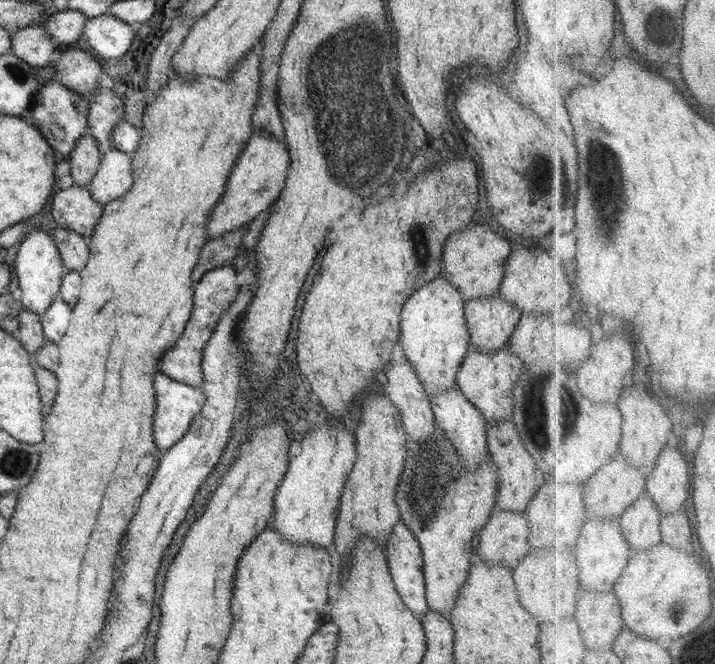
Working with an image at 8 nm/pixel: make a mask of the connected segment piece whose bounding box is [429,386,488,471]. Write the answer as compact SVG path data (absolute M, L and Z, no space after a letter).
M458 386L440 389L440 392L430 395L429 399L436 428L441 430L445 440L450 441L456 447L458 455L464 461L464 469L476 471L480 462L488 457L486 417L469 402Z

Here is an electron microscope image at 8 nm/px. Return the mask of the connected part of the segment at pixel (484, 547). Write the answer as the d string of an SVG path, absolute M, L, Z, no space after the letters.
M494 509L488 522L477 532L479 544L475 560L514 569L531 550L528 534L525 511Z

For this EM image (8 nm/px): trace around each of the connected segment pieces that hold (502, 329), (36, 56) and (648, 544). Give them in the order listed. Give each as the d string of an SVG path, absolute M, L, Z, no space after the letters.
M500 294L475 298L464 305L470 345L480 351L496 352L508 345L519 324L520 310Z
M44 25L18 28L18 31L14 35L11 35L11 52L35 68L52 64L51 57L56 46L57 43L51 38Z
M648 494L640 497L640 500L632 505L632 510L628 510L628 514L622 518L624 534L628 534L628 540L638 552L654 549L656 544L662 542L662 518L662 509L656 499Z

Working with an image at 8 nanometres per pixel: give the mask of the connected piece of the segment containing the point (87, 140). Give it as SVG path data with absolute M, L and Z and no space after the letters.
M89 134L75 143L74 150L67 158L71 168L70 179L74 181L74 185L89 185L100 167L101 156L97 141Z

